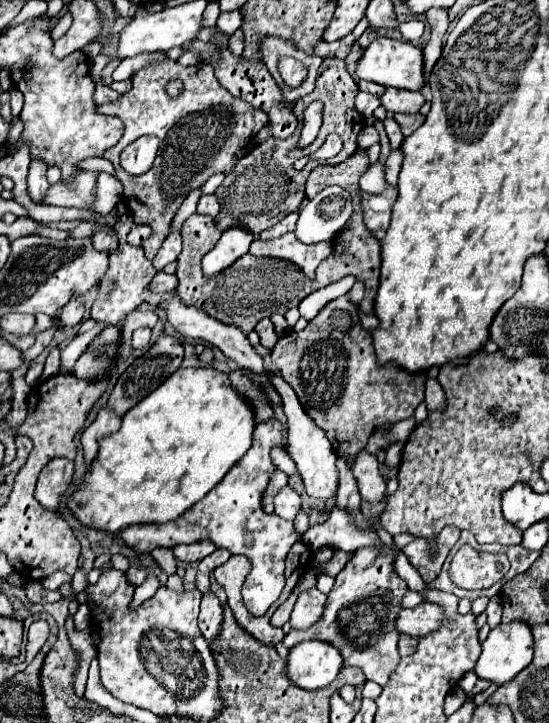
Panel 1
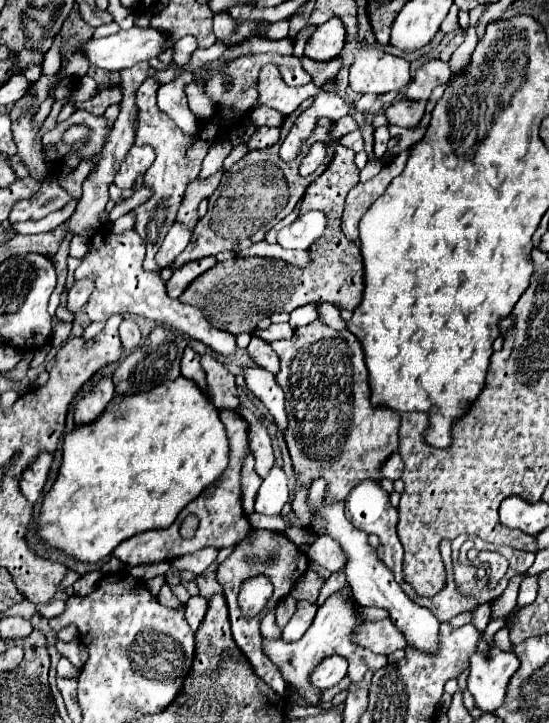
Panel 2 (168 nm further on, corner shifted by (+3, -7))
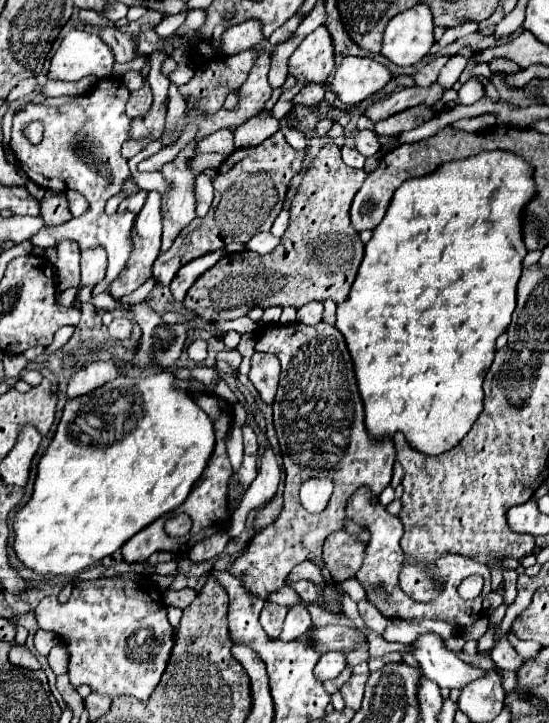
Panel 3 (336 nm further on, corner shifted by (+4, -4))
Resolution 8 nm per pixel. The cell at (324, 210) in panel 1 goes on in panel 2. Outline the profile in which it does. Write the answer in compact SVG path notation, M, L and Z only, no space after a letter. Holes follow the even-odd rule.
M310 212L304 216L298 216L298 220L278 234L278 244L282 248L290 250L308 250L310 244L322 236L326 228L326 216L322 212Z

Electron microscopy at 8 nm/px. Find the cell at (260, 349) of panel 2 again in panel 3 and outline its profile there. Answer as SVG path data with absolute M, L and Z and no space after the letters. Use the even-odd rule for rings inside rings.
M253 353L251 357L251 371L249 379L259 391L261 399L271 403L277 391L277 381L279 381L279 369L281 365L277 363L275 355L265 355L265 353Z

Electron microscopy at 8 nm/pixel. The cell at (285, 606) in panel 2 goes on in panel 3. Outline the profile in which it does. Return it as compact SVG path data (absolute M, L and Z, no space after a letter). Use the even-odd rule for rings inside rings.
M265 601L265 607L261 611L261 627L265 629L265 633L271 637L279 637L285 615L287 615L287 607Z

